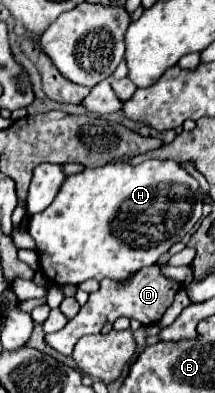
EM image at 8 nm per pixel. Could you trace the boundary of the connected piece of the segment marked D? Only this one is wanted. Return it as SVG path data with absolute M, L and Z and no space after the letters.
M159 264L143 268L141 272L137 272L137 276L133 276L133 280L129 284L117 284L117 282L105 278L105 280L101 280L101 288L97 292L89 294L89 300L85 306L81 306L79 314L75 318L71 318L63 330L59 330L55 334L47 334L45 342L51 348L55 348L57 352L71 356L71 348L77 344L77 340L81 336L99 334L105 324L113 324L121 316L135 318L141 322L141 326L149 326L153 322L159 322L161 316L165 314L165 310L173 304L173 298L179 292L179 288L181 288L181 284L167 278L161 272Z

